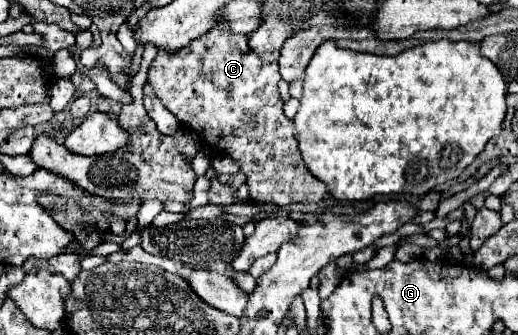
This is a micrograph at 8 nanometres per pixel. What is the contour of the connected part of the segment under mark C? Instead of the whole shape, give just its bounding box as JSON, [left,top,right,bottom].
[148,21,326,207]

